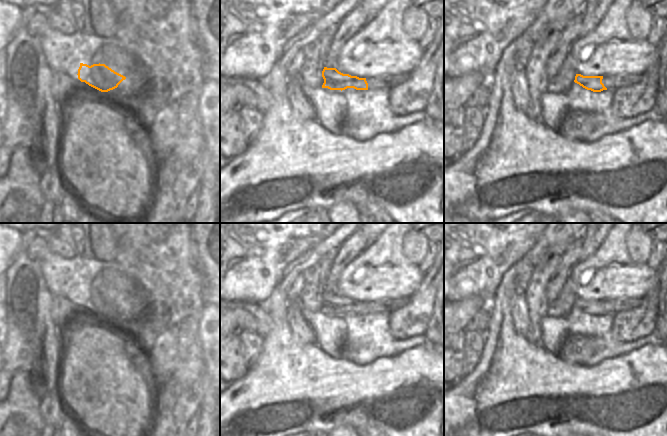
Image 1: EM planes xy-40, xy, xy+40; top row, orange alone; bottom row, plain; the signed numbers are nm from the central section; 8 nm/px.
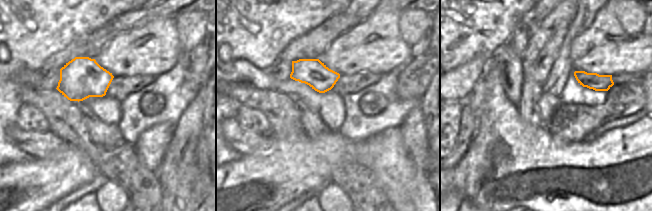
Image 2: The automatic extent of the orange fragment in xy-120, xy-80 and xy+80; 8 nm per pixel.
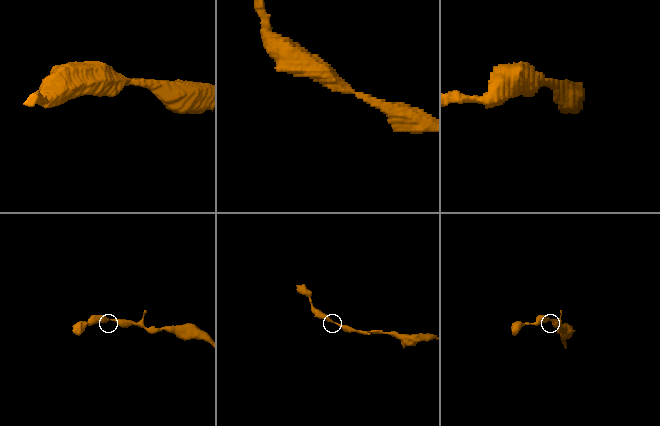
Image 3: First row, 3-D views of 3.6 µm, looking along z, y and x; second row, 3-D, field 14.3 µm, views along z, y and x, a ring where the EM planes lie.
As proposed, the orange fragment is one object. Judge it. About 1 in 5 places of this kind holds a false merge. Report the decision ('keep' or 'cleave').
keep

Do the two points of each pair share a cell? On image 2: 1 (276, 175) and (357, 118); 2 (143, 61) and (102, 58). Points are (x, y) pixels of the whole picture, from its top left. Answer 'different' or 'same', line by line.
1: different
2: same

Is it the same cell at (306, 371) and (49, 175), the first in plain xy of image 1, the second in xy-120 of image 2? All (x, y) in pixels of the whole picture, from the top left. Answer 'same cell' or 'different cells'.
same cell

